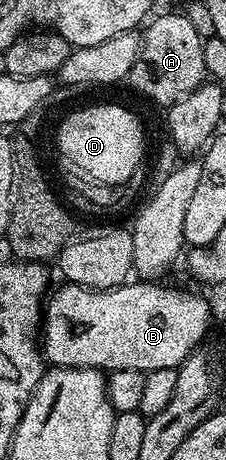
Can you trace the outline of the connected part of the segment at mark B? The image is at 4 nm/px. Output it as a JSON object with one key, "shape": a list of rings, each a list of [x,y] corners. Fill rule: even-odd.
{"shape":[[[66,283],[63,289],[55,293],[53,290],[45,302],[44,320],[40,325],[40,349],[45,360],[51,366],[64,369],[177,369],[185,357],[201,346],[198,344],[210,325],[210,305],[204,298],[190,293],[157,289],[154,283],[138,284],[142,285],[127,283],[115,289],[85,289],[83,285]]]}

